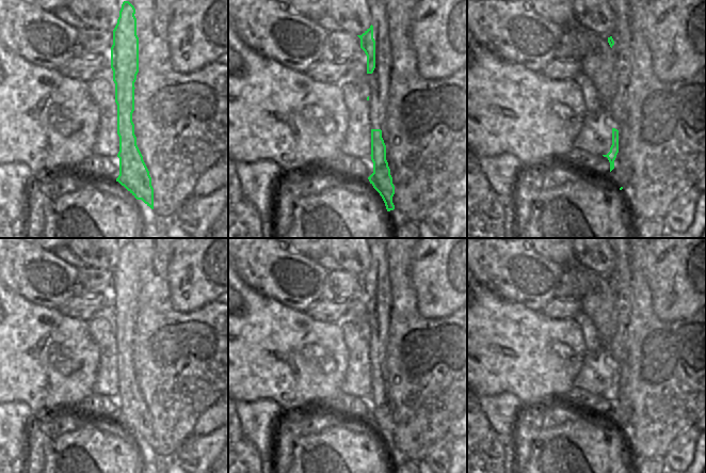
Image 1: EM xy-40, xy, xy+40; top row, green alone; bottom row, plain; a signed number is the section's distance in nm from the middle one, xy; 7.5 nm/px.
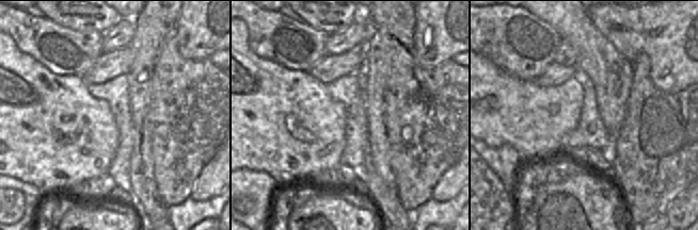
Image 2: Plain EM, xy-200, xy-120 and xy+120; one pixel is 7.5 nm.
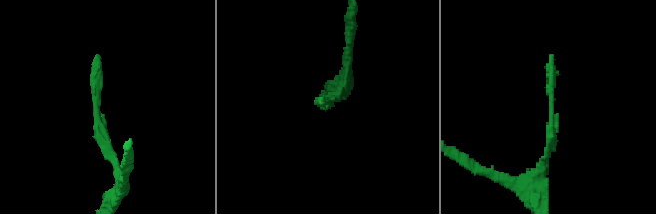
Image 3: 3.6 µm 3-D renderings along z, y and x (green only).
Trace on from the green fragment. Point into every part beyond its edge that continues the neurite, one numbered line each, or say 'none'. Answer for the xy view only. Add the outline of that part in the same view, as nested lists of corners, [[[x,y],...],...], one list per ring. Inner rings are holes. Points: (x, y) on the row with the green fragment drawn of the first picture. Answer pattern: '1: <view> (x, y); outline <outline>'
1: xy (378, 81); outline [[[367,0],[373,26],[375,41],[375,68],[367,74],[369,85],[369,117],[371,129],[381,129],[384,139],[384,122],[388,105],[388,81],[390,79],[390,41],[388,38],[388,21],[382,0]]]

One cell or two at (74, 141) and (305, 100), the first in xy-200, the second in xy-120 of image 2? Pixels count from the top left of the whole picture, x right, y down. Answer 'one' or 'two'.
one

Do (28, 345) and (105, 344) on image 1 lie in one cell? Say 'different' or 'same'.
different

